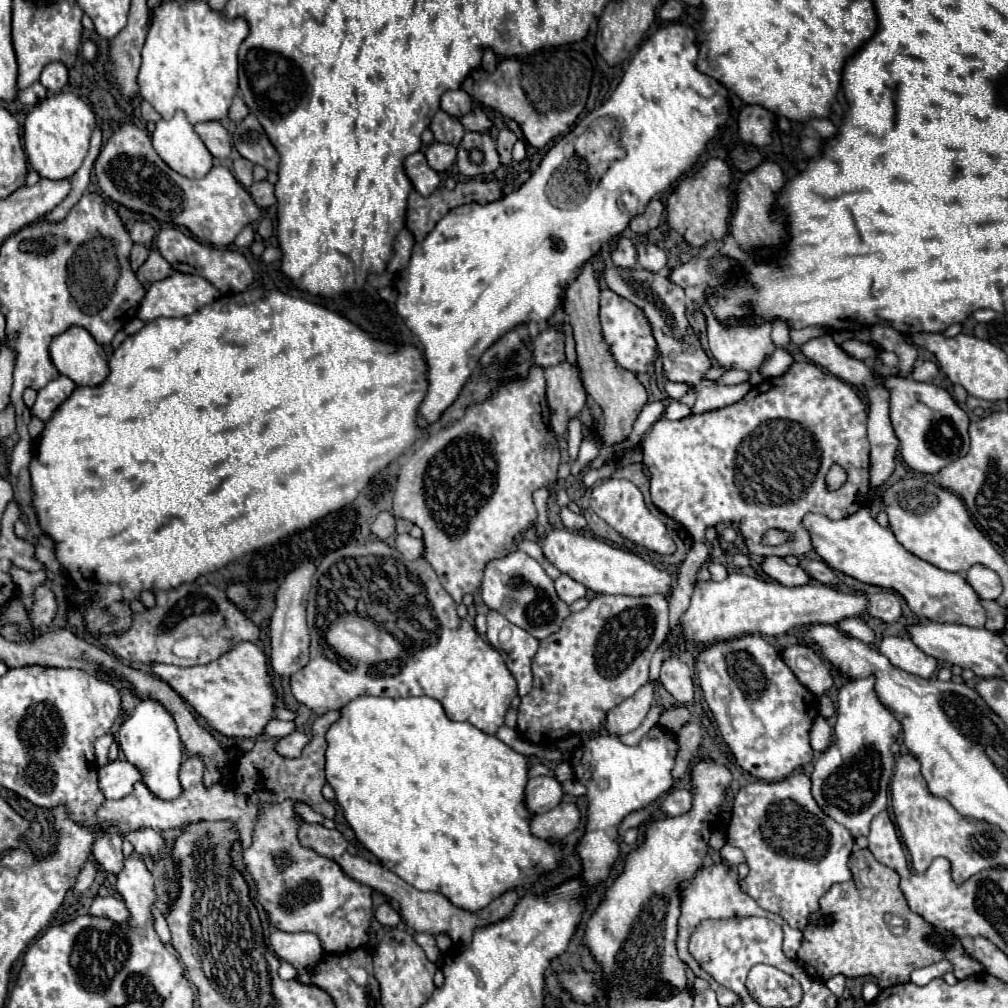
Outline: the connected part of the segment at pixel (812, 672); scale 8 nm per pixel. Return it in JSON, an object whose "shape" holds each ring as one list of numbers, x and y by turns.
{"shape":[[801,644,785,646,781,650,781,660,785,660,785,664,797,676,797,680,801,680,801,684,805,684,805,688,809,688,815,696,821,696,831,688,833,684,831,666,809,646]]}

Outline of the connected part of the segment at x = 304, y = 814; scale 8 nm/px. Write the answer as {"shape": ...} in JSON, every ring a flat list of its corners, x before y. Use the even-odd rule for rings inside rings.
{"shape":[[295,802,295,810,299,812,299,816,305,820,305,822,317,822,317,824,321,824,325,818,321,816,321,814,317,814,317,812,313,812,305,802]]}

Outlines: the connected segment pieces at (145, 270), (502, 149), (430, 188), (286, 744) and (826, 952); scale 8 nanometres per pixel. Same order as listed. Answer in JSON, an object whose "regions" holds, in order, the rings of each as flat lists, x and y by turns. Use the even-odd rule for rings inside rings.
{"regions":[[[157,248,151,250,149,258,143,262,143,266,137,270,137,278,141,284,151,284,163,278,169,278,175,270,171,268,171,264,159,254]],[[503,128,497,136,497,152,501,156,503,166,509,166,509,162,511,162,511,150,513,150,515,140,517,140,517,136,509,128]],[[415,152,415,154,407,156,403,168,405,168,405,174,411,180,413,188,421,196,431,196,435,192,435,188,439,186,439,174,429,168,423,152]],[[295,730,289,736,283,736,281,740,277,740,275,750,283,758,299,758,301,750,305,748,305,744,307,744,307,736]],[[857,850,849,860,851,874,857,882,833,884,821,898,819,916,809,916,809,924,803,930,803,944,797,950,797,958,817,968,817,976,823,980,843,974,847,978,875,976,881,988,909,982,909,974,915,968,949,960,955,966,959,980,979,974,983,966,965,954,959,940,927,940,933,934,933,926,921,916,913,914,899,890,899,876,891,868,879,864,869,850],[885,914,895,914,907,920,907,930,901,936,891,934,885,924]]]}

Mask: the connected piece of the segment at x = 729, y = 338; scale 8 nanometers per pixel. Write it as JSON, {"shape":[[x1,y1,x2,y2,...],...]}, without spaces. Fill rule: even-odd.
{"shape":[[707,314,707,336,709,336,709,350,711,350,711,358,725,370,737,368,737,370,745,370,749,372,749,382,751,386,757,386,761,380,765,380,761,376,761,366,767,360,767,356,771,356,775,352,775,344,771,340,771,324,763,324,763,326,721,326,711,314]]}

